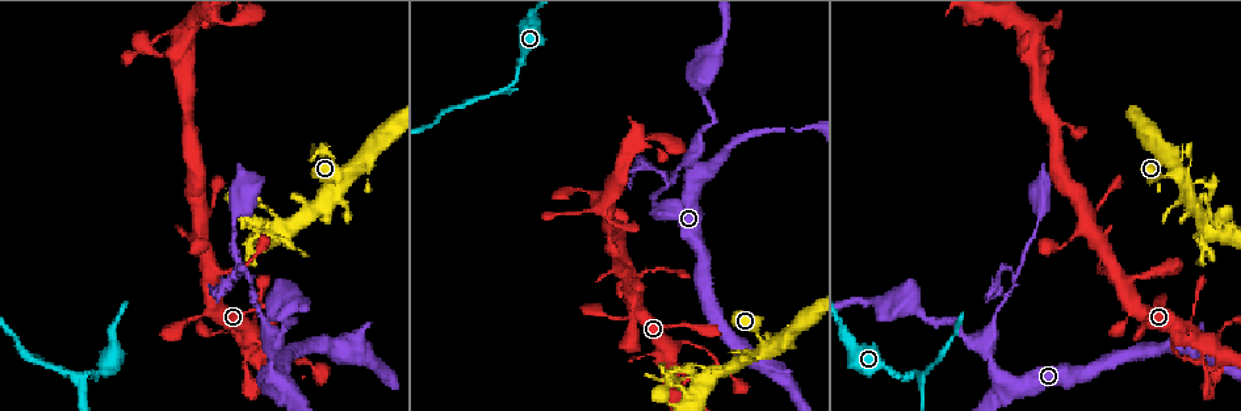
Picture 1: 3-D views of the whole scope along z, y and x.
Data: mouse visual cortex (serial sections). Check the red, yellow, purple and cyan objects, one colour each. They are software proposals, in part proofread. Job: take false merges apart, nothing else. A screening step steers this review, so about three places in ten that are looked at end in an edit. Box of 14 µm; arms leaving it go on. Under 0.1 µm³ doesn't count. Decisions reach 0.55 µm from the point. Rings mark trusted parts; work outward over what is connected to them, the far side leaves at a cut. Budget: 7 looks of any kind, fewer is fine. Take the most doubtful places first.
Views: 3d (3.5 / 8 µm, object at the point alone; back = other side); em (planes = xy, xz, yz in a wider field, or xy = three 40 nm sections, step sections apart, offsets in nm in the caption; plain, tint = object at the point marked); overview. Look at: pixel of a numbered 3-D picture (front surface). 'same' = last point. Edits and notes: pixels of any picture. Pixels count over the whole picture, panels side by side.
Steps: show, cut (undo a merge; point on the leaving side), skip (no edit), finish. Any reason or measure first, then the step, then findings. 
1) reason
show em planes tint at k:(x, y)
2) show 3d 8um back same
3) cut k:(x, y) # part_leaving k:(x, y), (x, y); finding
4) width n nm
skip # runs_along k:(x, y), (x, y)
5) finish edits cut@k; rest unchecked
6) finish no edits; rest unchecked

sharp bend
show 3d 8um at 1:(84, 376)

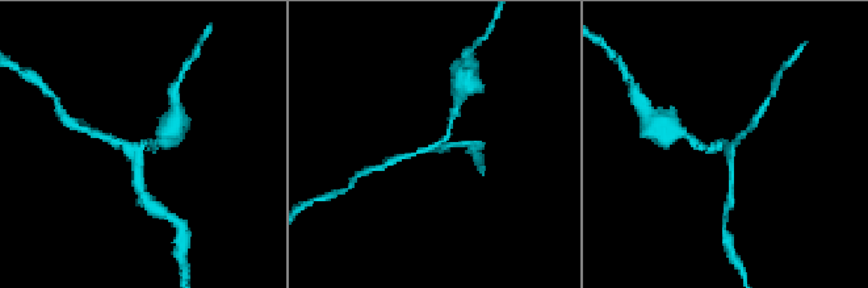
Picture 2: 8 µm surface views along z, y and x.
arms 3; arm_widths 150, 150, 150 nm
show em xy step 3 tint at 2:(728, 144)

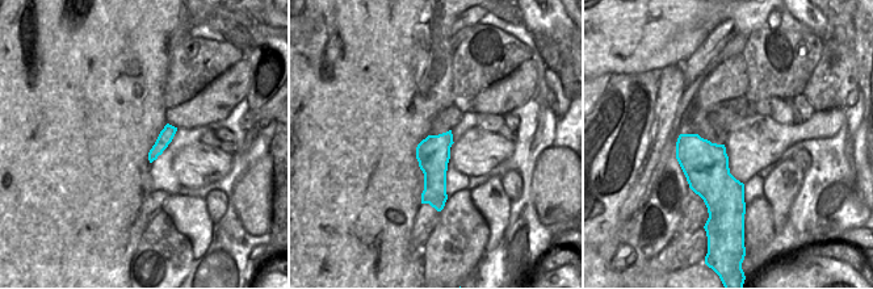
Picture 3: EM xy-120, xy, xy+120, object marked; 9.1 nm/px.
skip # one cell here

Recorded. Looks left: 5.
a fork
show 3d 8um at 1:(696, 375)

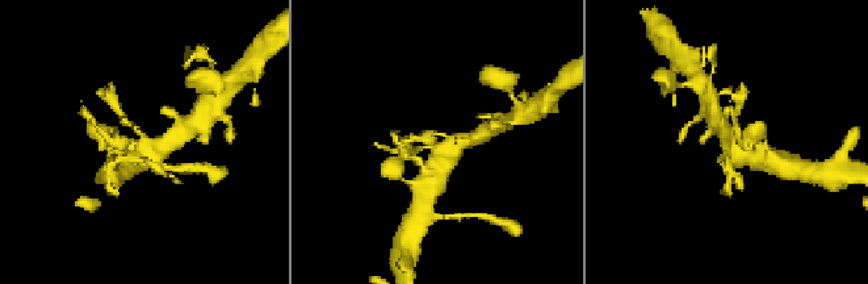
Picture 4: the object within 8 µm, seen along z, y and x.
zoom in
show 3d 3.5um at 4:(440, 147)

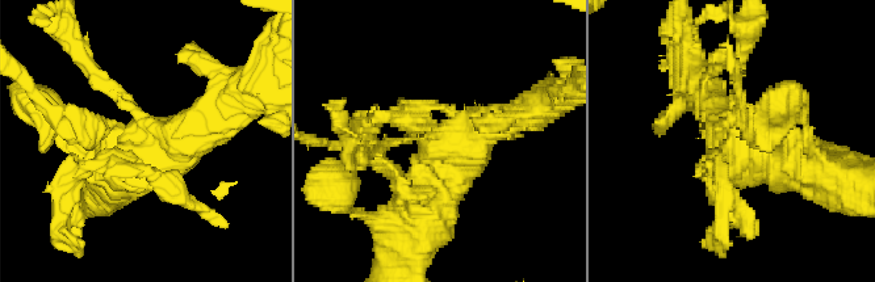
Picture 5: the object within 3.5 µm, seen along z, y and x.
shape alone is not enough
show em xy step 5 tint at 5:(733, 159)

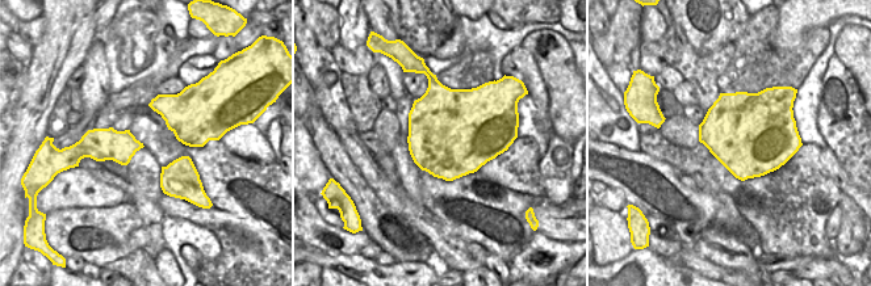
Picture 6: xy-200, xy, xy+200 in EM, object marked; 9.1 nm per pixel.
skip # runs_along 5:(527, 112), (469, 135), (418, 213); continuous, no second cell

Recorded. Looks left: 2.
branch point
show 3d 3.5um back at 1:(253, 335)

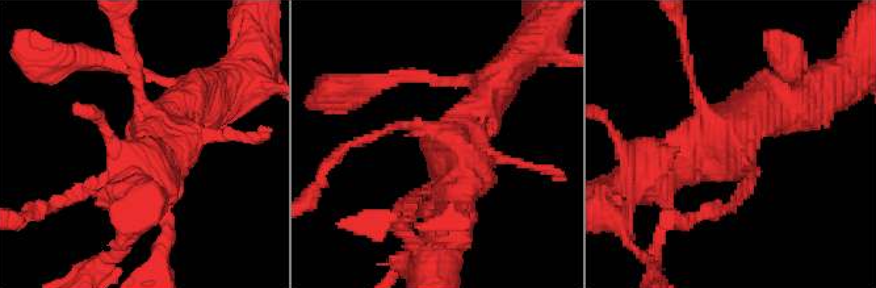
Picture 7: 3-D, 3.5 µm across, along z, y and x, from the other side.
skip # runs_along 7:(791, 95), (663, 161); one cell here

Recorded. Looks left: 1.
finish no edits; rest unchecked

